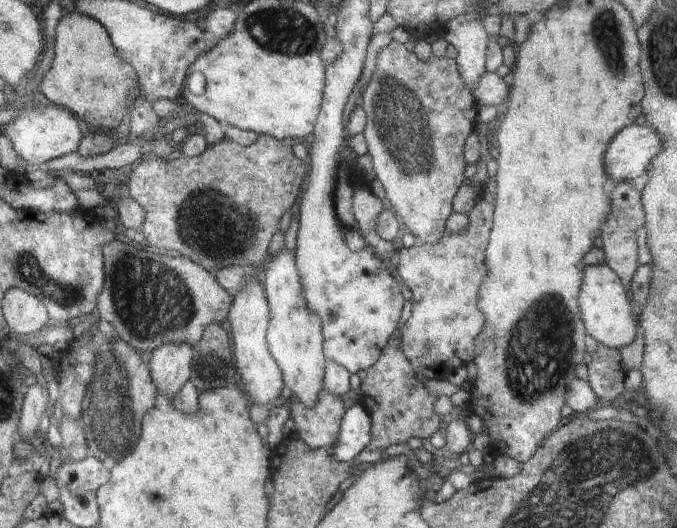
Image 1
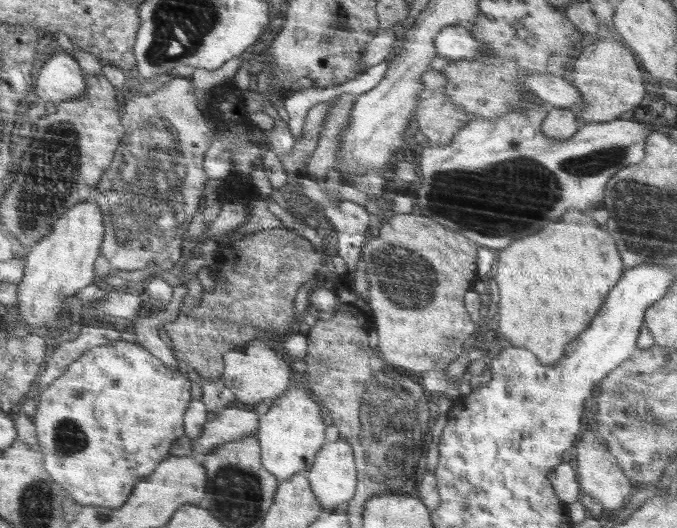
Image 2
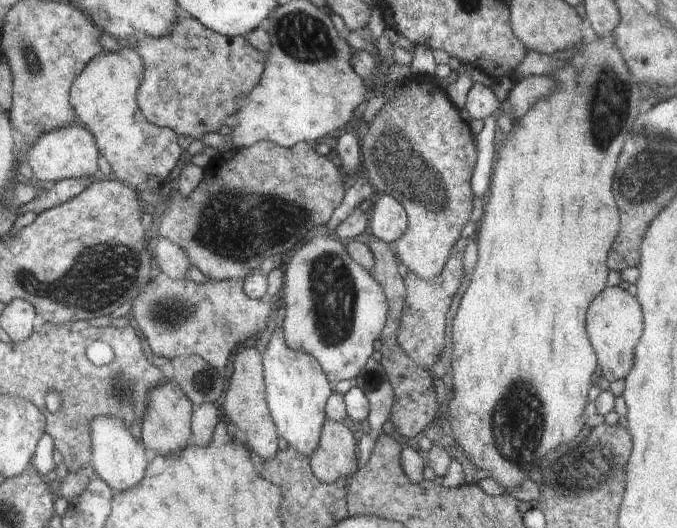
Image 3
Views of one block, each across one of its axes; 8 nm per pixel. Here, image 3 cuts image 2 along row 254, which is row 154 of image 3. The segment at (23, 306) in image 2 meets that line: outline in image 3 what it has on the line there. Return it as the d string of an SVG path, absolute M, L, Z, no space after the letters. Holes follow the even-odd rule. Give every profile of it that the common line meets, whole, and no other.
M74 123L65 124L54 131L42 136L38 142L31 146L29 164L32 166L34 180L56 182L67 179L83 179L92 177L98 168L98 142L94 142L94 135L86 130L84 125L76 126Z

